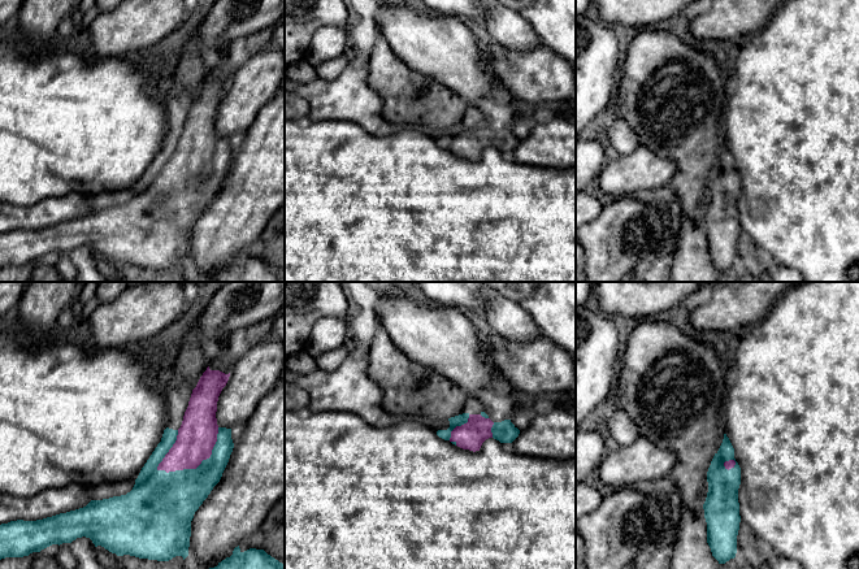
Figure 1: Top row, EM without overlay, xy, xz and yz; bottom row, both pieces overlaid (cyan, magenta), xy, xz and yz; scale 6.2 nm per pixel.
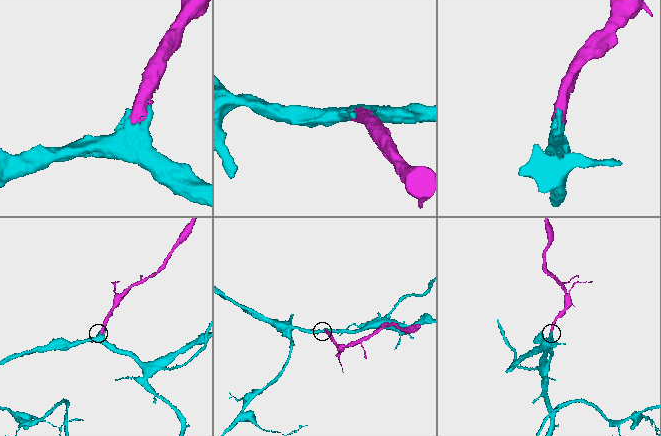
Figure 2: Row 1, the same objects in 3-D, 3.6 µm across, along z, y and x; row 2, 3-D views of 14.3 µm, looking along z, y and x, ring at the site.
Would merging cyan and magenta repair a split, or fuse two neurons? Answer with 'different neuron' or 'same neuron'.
same neuron

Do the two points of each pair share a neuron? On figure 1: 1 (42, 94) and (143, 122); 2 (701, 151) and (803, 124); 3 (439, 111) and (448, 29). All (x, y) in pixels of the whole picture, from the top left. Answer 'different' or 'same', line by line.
1: same
2: different
3: different

